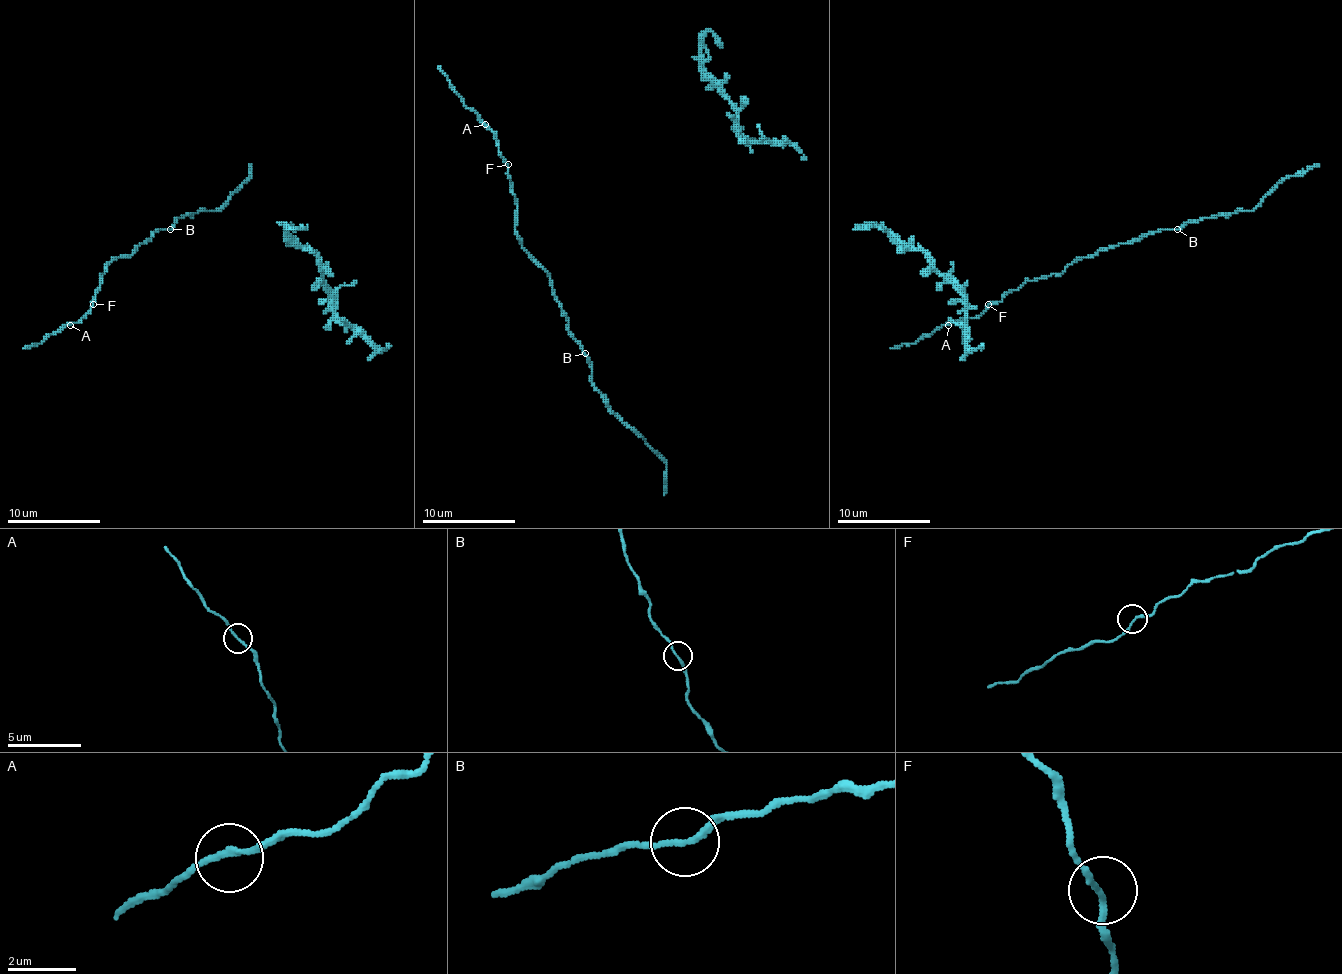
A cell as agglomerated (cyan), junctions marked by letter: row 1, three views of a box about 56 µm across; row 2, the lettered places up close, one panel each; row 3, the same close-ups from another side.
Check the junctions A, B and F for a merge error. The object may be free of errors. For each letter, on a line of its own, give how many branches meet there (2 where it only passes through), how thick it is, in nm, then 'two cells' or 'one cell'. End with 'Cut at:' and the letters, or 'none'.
A: 2 branches meet; 160 nm thick; one cell
B: 2 branches meet; 160 nm thick; one cell
F: 2 branches meet; 160 nm thick; one cell
Cut at: none

